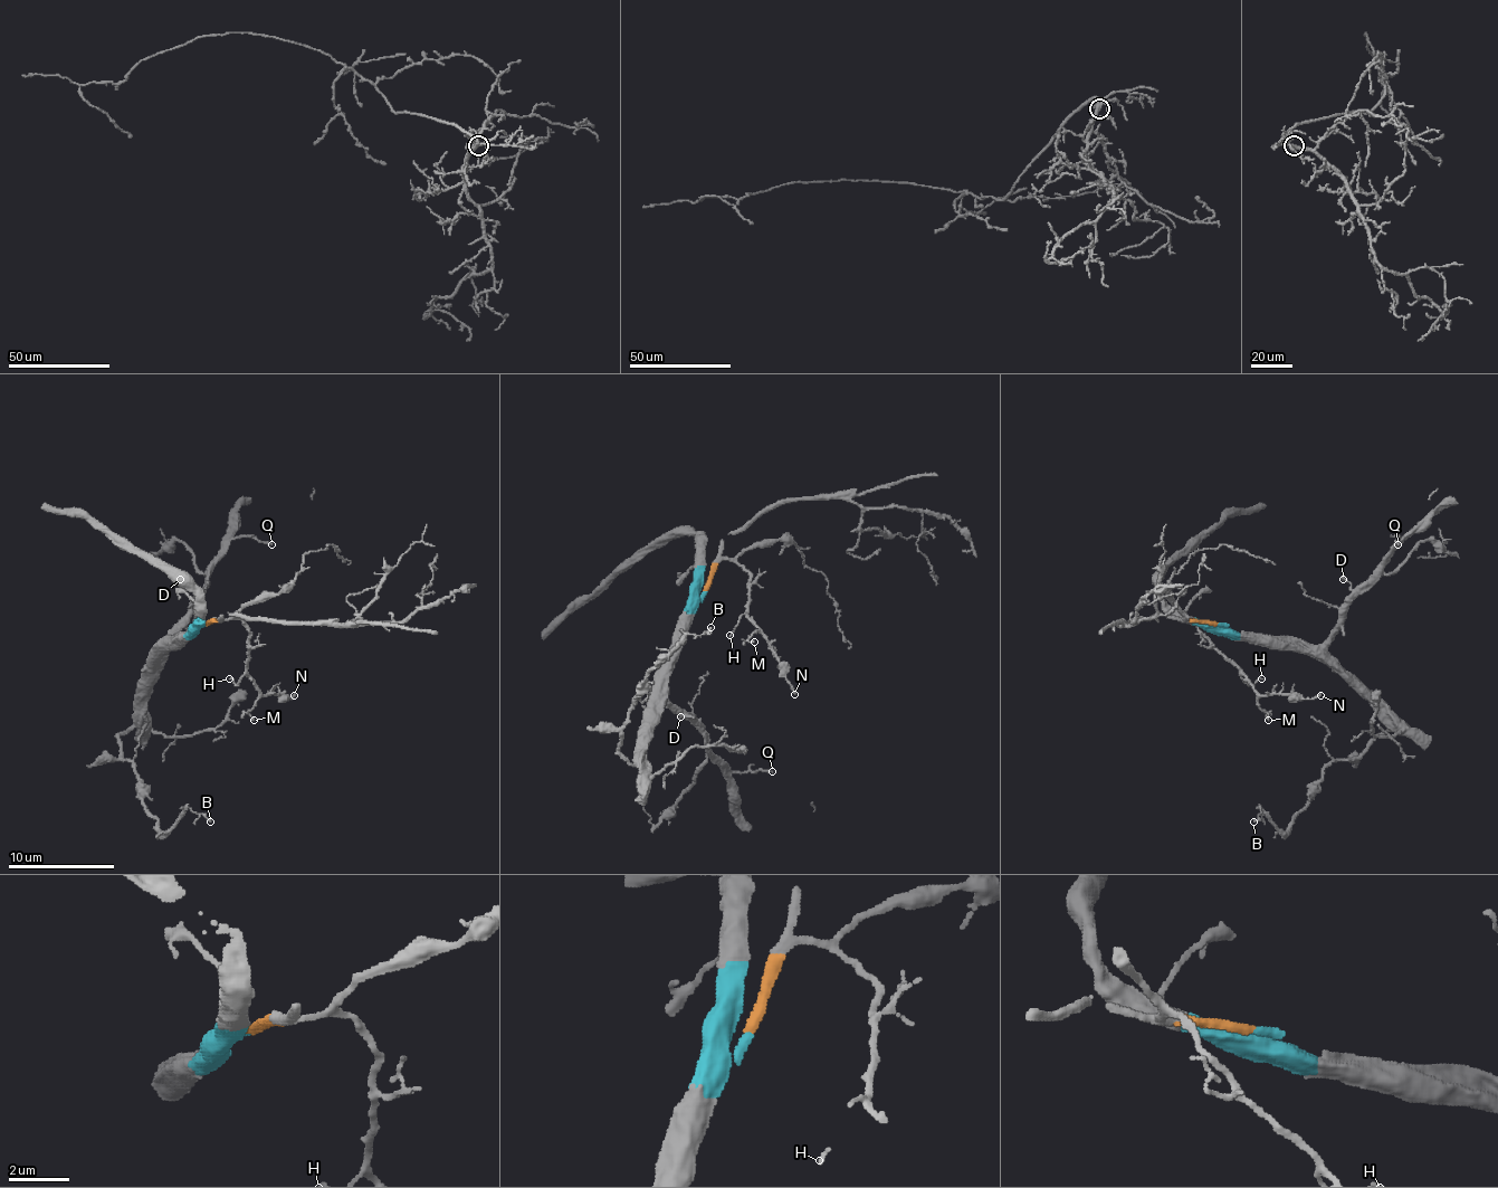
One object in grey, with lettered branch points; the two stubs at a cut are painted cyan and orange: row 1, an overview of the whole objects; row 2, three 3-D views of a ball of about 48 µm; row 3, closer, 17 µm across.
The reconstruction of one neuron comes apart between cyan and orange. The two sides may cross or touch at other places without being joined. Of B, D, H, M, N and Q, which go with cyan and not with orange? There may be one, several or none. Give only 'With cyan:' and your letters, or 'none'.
With cyan: B, D, Q

